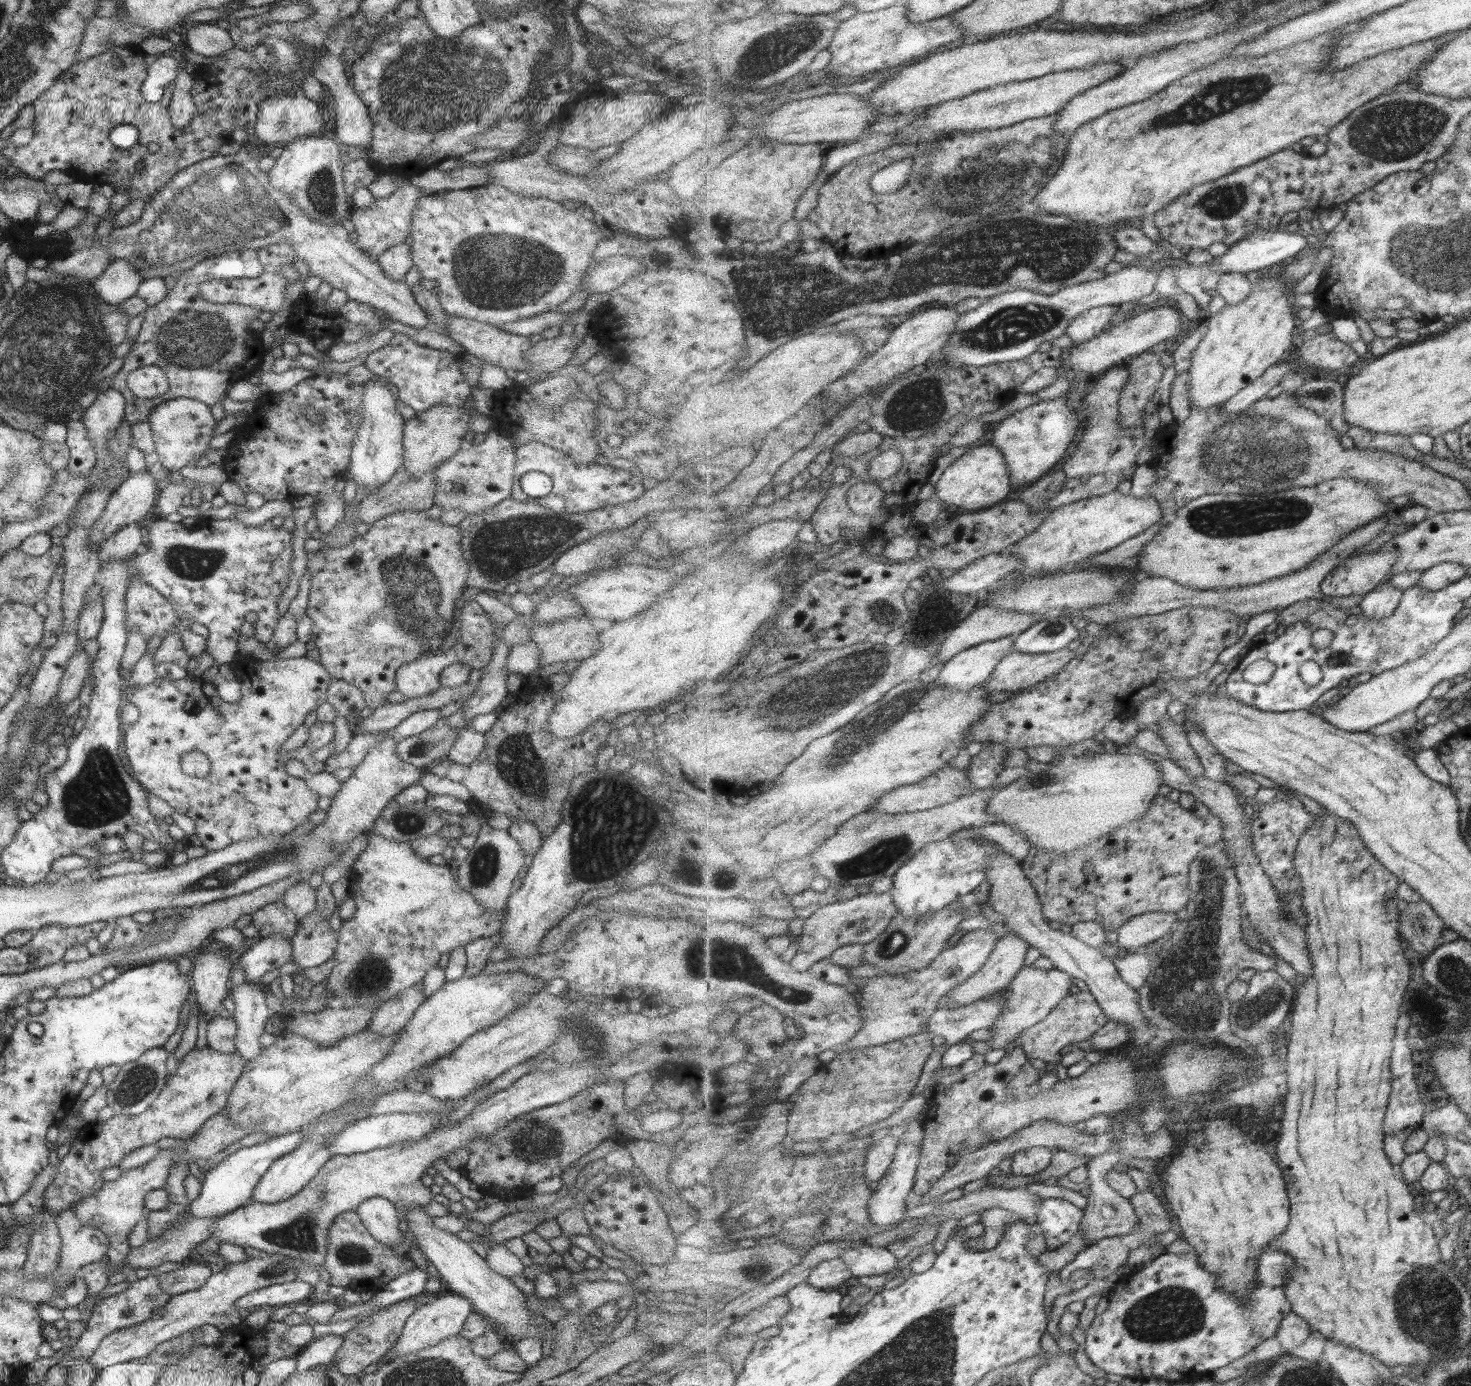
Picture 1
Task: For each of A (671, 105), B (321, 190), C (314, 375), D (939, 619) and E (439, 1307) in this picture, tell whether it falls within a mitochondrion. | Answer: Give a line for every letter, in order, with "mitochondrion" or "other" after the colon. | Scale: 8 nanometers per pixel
A: other
B: mitochondrion
C: other
D: other
E: other

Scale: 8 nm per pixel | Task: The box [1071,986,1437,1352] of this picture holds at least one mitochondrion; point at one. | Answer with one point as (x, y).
(1172, 1313)

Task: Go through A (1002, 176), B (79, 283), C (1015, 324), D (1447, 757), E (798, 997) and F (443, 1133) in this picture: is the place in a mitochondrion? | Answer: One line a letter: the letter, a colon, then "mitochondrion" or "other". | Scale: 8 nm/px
A: mitochondrion
B: mitochondrion
C: mitochondrion
D: other
E: other
F: other

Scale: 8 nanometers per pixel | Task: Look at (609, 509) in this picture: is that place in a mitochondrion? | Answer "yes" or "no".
no

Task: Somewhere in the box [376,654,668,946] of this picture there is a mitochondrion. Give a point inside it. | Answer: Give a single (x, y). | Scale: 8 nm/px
(607, 829)

